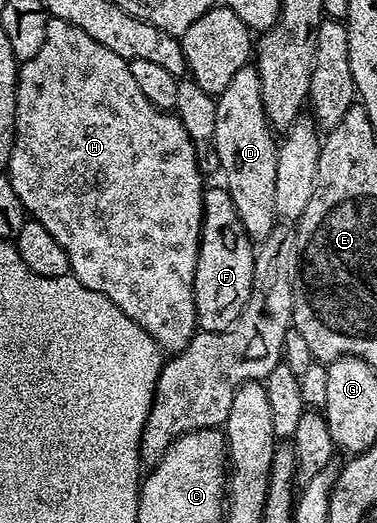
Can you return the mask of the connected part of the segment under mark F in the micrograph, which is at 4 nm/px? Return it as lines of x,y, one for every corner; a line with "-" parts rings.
210,184
203,197
203,219
201,220
201,242
199,255
195,263
195,283
193,298
197,312
197,328
203,333
222,333
227,331
239,319
243,307
253,290
255,275
255,242
247,235
239,215
235,211
235,203
231,199
224,184

